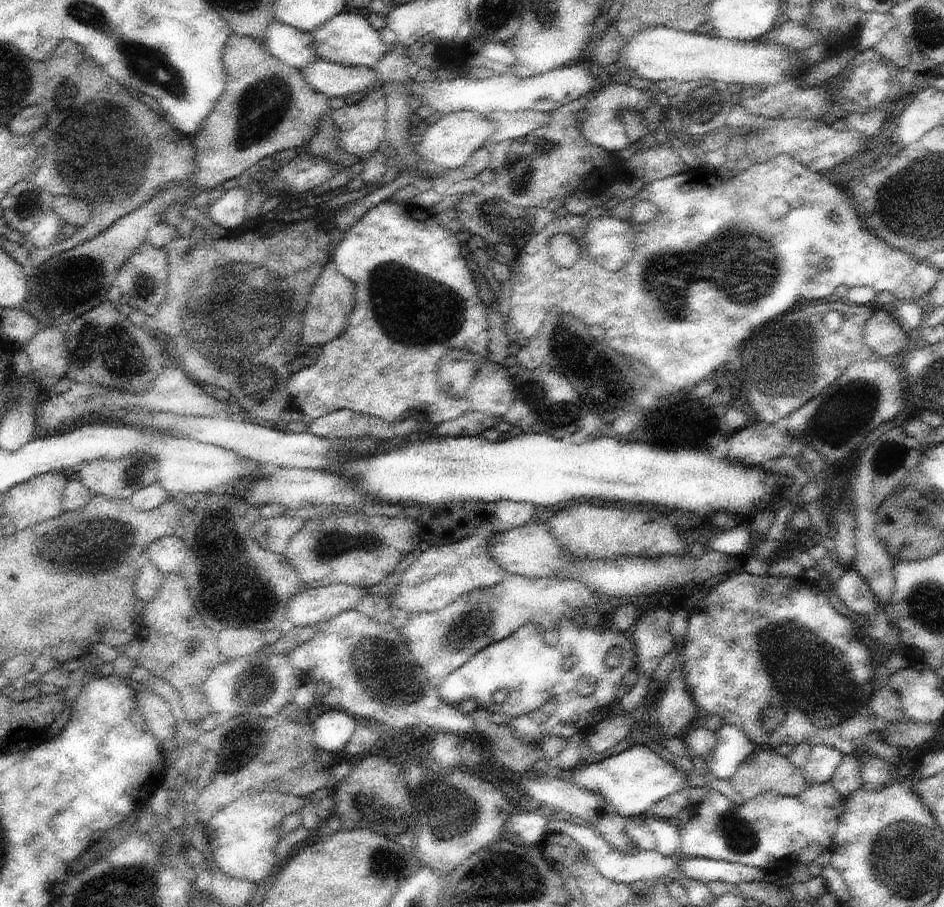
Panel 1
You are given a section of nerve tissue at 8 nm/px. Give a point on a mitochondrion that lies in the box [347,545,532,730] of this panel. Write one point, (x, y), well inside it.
(374, 661)

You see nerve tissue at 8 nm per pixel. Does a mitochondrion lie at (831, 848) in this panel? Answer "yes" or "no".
no

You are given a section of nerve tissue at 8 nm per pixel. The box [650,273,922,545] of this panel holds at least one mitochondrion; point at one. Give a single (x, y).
(846, 412)

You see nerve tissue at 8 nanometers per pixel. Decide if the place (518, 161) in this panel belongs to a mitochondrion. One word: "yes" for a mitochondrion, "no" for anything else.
yes

